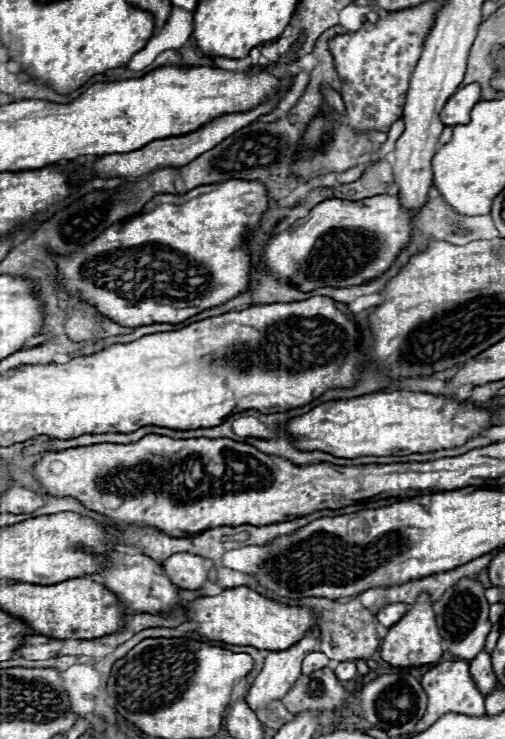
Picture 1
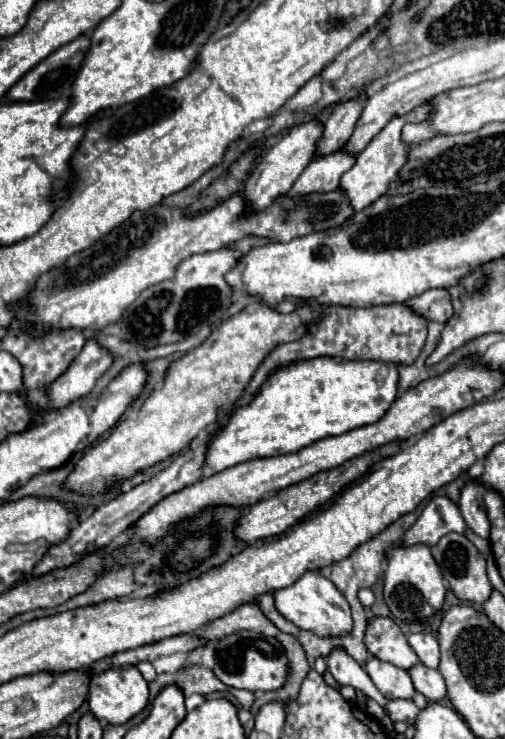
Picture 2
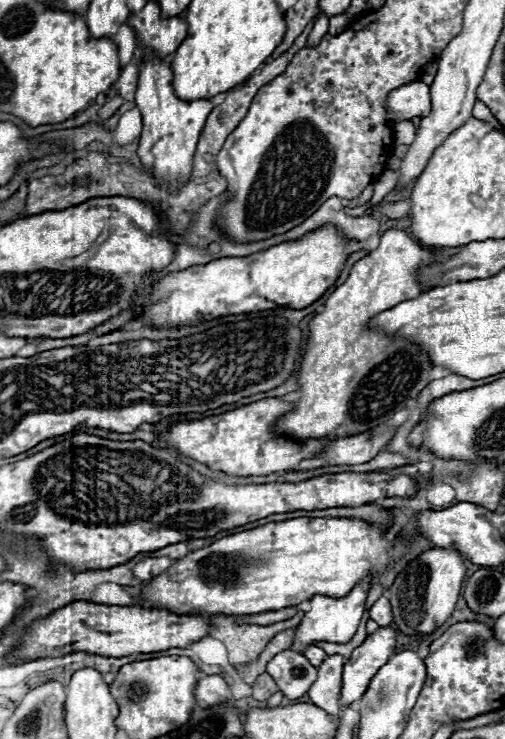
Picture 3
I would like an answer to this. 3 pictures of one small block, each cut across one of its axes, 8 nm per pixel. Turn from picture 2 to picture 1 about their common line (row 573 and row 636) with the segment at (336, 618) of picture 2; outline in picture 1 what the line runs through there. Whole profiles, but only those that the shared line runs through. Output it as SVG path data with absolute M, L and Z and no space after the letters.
M308 632L300 642L296 642L288 650L270 652L264 660L264 668L250 686L244 702L252 710L258 710L262 708L262 704L270 704L270 700L282 700L282 696L286 696L286 692L290 692L290 688L298 680L302 660L304 656L314 652L316 642L318 634Z

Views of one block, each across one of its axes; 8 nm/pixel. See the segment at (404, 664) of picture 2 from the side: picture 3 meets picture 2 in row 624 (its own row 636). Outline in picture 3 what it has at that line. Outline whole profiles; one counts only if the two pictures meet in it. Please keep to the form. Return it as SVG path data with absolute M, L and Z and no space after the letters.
M380 626L376 632L368 634L368 638L352 652L350 660L344 664L340 696L342 706L348 706L364 696L378 668L386 664L390 656L394 656L396 636L398 632L392 626Z

